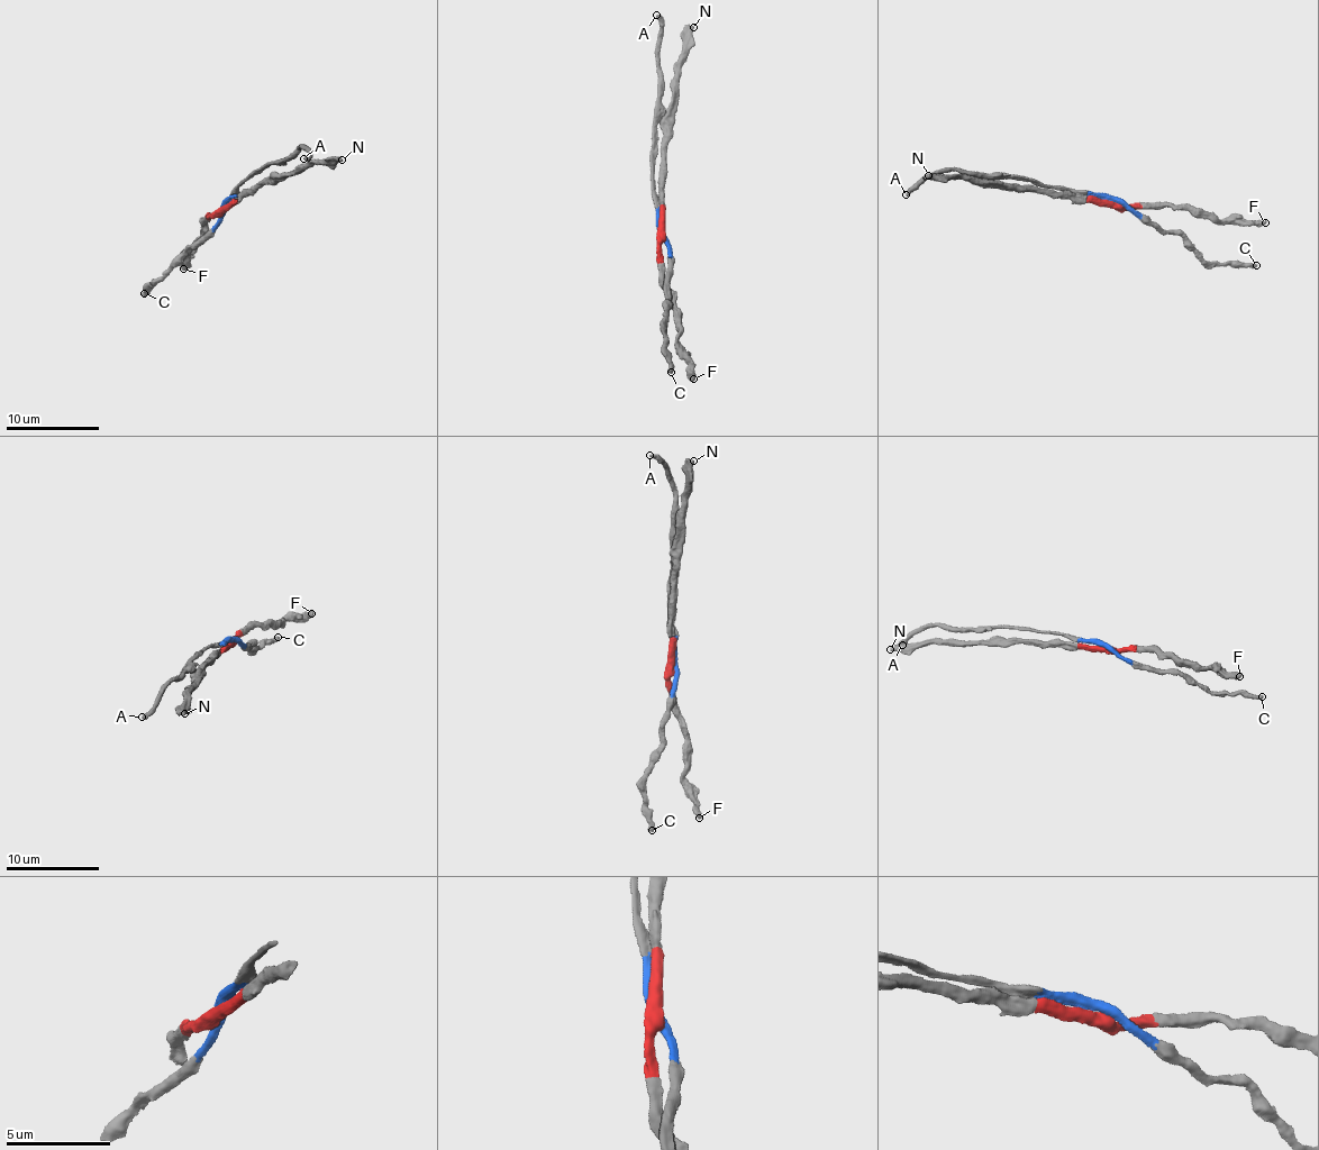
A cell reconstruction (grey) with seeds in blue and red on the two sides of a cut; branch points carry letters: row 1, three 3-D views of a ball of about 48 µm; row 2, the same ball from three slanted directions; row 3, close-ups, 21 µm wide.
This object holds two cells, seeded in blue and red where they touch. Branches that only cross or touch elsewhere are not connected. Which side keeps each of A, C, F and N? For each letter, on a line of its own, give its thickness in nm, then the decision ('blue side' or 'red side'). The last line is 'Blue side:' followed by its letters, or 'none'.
A: 340 nm thick; blue side
C: 400 nm thick; blue side
F: 500 nm thick; red side
N: 500 nm thick; red side
Blue side: A, C

